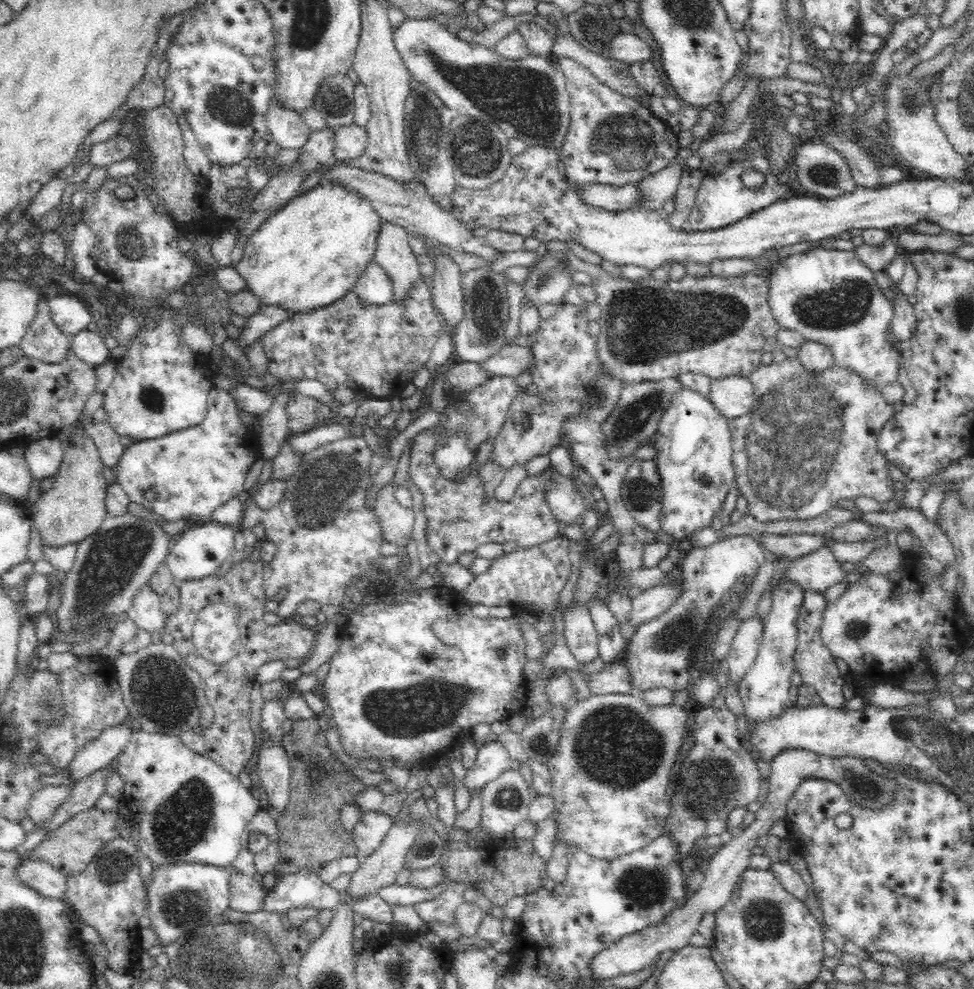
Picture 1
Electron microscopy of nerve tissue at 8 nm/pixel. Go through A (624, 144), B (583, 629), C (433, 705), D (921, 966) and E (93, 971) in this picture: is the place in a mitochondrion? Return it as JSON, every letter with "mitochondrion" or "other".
{"A":"mitochondrion","B":"other","C":"mitochondrion","D":"other","E":"other"}

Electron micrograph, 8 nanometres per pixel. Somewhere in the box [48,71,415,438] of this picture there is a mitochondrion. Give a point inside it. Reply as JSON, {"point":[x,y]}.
{"point":[233,107]}

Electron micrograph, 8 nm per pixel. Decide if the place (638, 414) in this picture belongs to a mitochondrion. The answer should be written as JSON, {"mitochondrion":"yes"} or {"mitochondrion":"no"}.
{"mitochondrion":"yes"}

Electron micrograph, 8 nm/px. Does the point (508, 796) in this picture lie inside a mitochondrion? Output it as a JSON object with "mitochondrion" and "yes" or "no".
{"mitochondrion":"yes"}

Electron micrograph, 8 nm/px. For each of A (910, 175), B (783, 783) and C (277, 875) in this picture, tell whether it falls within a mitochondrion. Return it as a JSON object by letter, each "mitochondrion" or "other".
{"A":"other","B":"other","C":"other"}

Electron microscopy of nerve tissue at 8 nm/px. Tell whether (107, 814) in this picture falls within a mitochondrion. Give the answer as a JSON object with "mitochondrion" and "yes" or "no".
{"mitochondrion":"no"}

